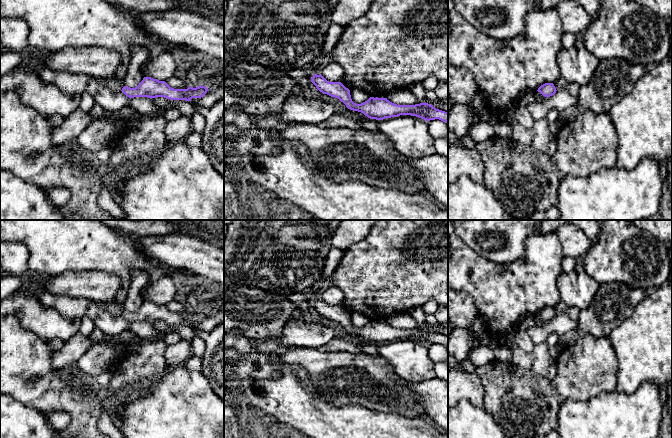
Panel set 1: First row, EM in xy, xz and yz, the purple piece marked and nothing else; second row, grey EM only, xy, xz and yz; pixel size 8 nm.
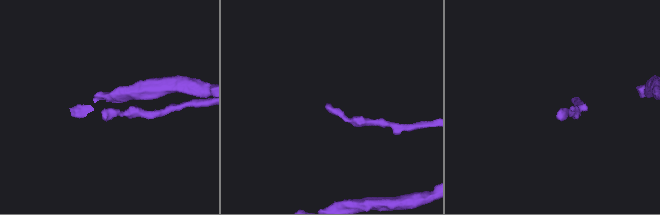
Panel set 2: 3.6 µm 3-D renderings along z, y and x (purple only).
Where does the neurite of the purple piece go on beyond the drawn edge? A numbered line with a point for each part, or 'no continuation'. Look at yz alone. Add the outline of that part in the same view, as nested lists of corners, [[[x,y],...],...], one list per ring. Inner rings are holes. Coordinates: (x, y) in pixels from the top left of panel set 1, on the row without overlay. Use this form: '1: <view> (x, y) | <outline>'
no continuation

